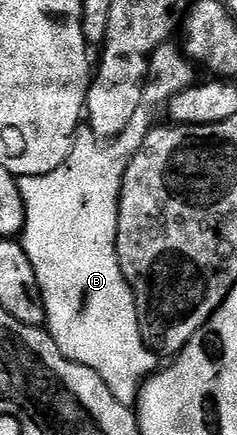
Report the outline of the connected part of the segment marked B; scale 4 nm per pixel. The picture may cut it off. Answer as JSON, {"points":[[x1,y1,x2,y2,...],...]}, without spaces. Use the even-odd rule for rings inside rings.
{"points":[[172,42,163,44,151,53,152,77,145,83,144,101,138,106,138,114,130,118,130,126,126,126,122,134,113,136,110,142,105,142,91,128,81,127,72,141,70,158,66,158,66,162,58,170,41,176,21,176,18,180,24,203,22,243,26,258,30,258,30,266,34,266,34,274,42,290,46,331,52,335,58,350,62,350,66,358,94,370,94,374,98,374,98,378,102,378,102,382,110,386,110,394,114,394,114,398,118,398,118,402,122,402,122,406,127,408,132,408,140,399,140,388,144,381,157,371,158,356,146,346,142,338,138,326,136,299,118,262,116,235,120,191,134,154,138,154,146,134,157,123,156,111,159,108,161,111,168,101,173,100,182,90,193,87,194,65,183,51,174,45]]}

